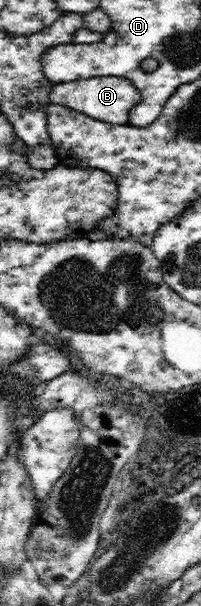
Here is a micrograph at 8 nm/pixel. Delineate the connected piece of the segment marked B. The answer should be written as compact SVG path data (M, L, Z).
M95 76L93 78L54 84L49 92L51 103L61 104L85 113L95 120L105 121L109 124L128 124L129 111L139 102L140 92L127 78L119 76Z

